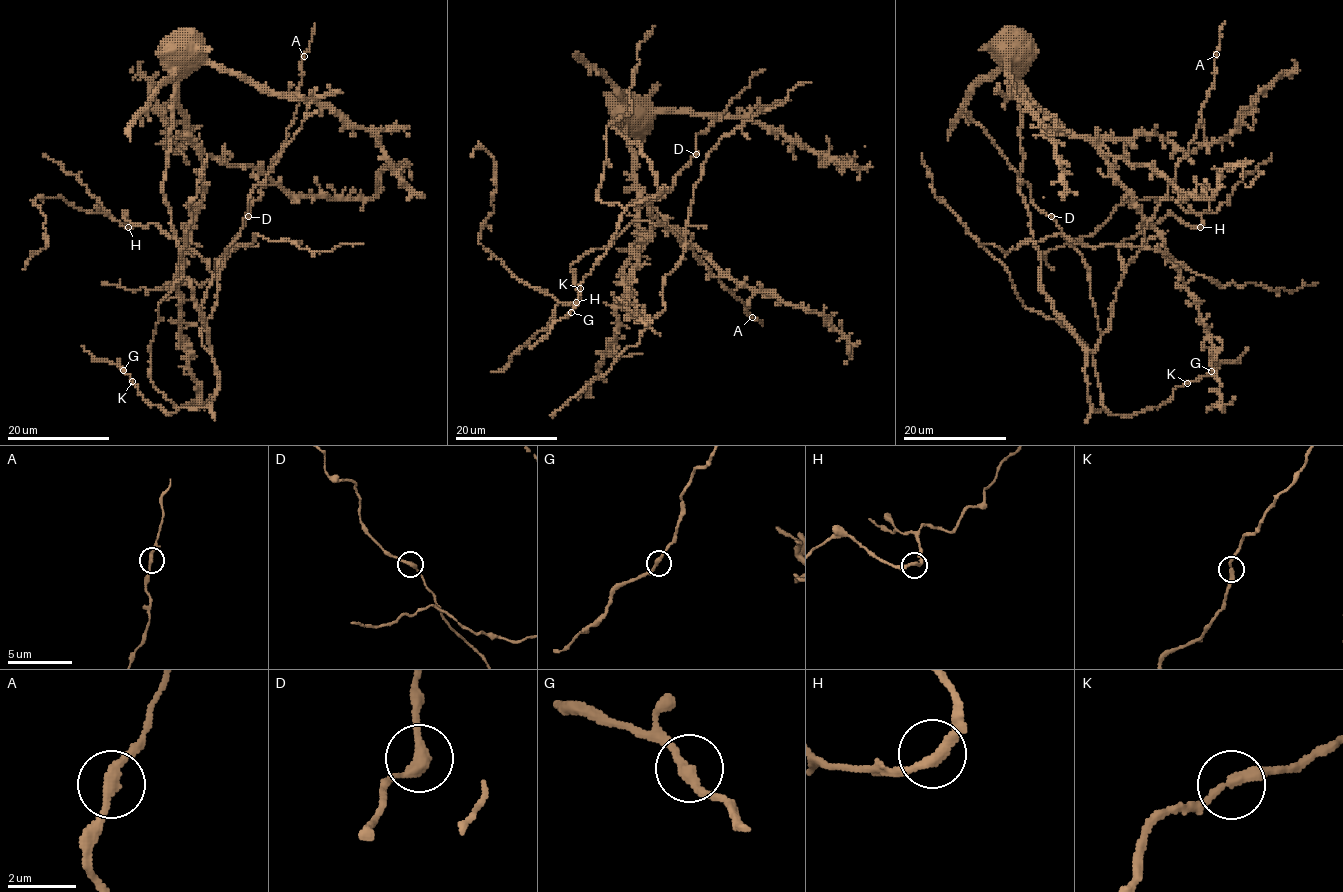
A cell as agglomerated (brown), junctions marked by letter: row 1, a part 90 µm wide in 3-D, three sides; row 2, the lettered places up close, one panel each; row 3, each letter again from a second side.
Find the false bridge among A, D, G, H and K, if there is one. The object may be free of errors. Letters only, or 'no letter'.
no letter

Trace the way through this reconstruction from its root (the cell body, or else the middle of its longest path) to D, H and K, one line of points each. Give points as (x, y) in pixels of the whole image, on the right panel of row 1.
D: (1004, 40), (999, 63), (1016, 80), (1018, 191), (1040, 285), (1076, 339), (1096, 351), (1088, 268), (1051, 216)
H: (1004, 40), (1040, 285), (1086, 348), (1109, 327), (1119, 244), (1170, 215), (1201, 226)
K: (1004, 40), (999, 63), (1022, 120), (1018, 191), (1042, 288), (1084, 351), (1089, 404), (1130, 417), (1186, 383)

